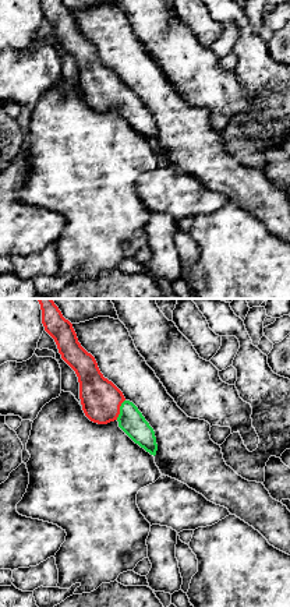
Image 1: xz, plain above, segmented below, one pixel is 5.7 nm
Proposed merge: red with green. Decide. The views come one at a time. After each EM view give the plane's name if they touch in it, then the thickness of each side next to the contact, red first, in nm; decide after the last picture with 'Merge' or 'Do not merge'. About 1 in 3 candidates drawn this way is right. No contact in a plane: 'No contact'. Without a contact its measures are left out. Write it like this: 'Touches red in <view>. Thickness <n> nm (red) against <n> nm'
Touches red in xz. Thickness 240 nm (red) against 150 nm

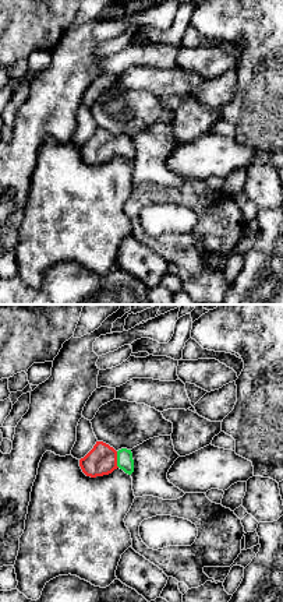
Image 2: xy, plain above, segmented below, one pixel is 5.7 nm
Touches red in xy. Thickness 180 nm (red) against 100 nm

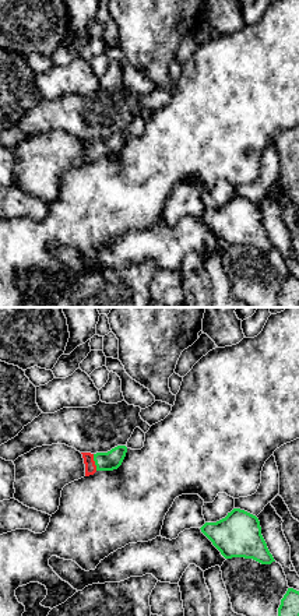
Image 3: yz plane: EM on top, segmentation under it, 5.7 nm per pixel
Touches red in yz. Thickness 60 nm (red) against 110 nm

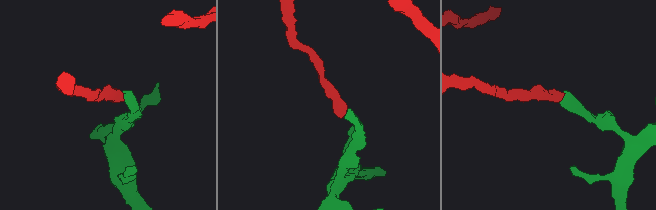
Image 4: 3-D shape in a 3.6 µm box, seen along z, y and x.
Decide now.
Merge

